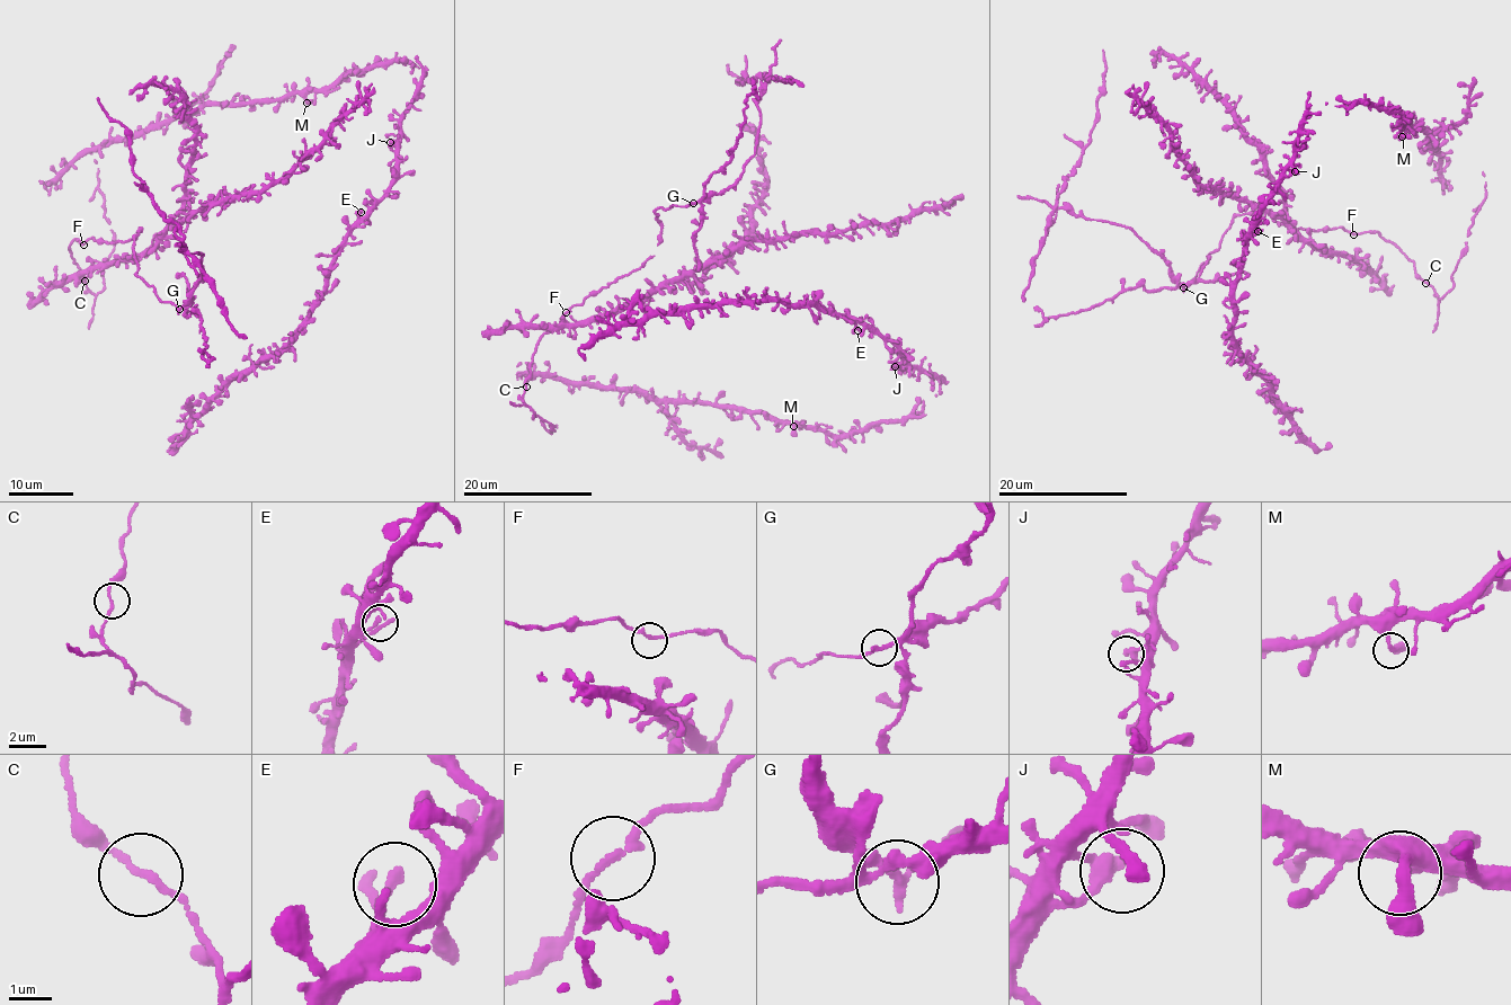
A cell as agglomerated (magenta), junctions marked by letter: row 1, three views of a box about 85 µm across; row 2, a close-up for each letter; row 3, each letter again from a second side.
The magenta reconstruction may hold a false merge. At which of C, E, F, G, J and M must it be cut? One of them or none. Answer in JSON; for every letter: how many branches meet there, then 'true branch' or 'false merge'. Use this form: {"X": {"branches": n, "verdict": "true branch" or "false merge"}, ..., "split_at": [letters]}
{"C": {"branches": 2, "verdict": "true branch"}, "E": {"branches": 2, "verdict": "true branch"}, "F": {"branches": 2, "verdict": "true branch"}, "G": {"branches": 2, "verdict": "false merge"}, "J": {"branches": 2, "verdict": "true branch"}, "M": {"branches": 2, "verdict": "true branch"}, "split_at": ["G"]}

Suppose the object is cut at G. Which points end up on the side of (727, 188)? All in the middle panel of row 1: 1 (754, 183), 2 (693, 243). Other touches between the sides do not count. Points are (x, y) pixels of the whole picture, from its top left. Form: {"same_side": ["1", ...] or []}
{"same_side": ["2"]}

